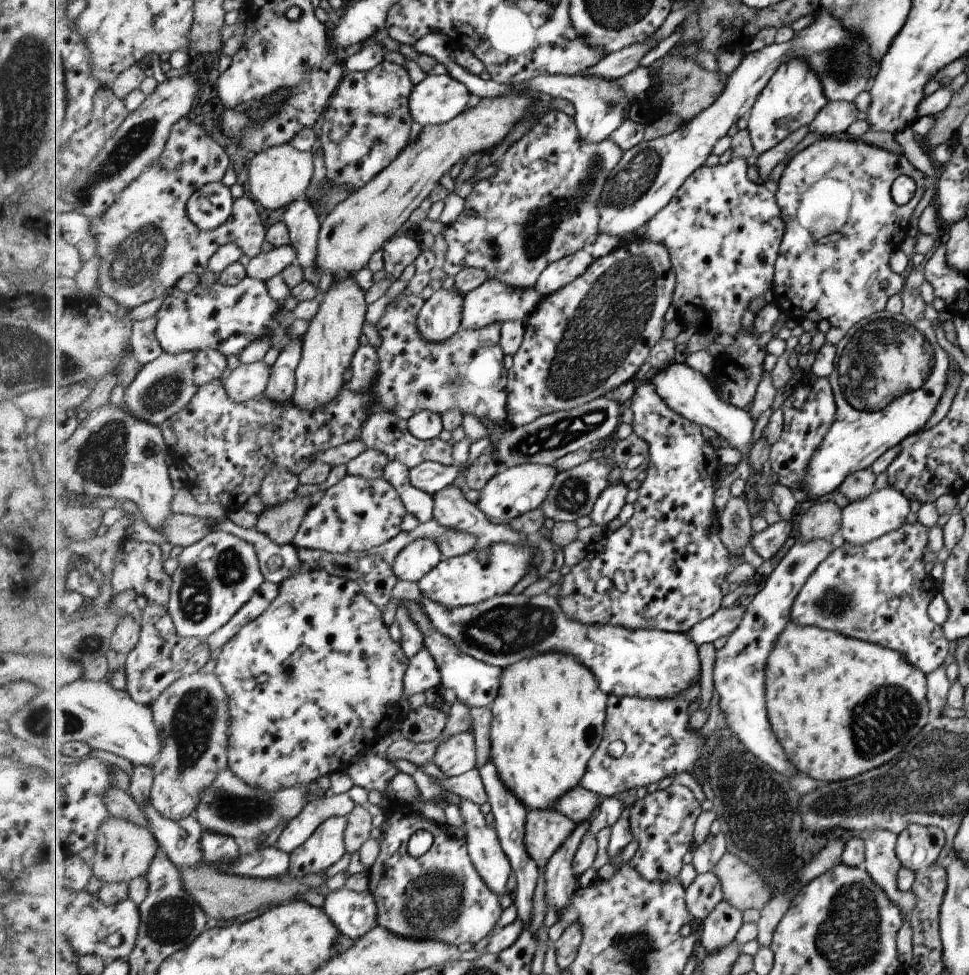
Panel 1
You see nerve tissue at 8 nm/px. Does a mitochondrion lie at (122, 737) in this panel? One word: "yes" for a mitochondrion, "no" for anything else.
no

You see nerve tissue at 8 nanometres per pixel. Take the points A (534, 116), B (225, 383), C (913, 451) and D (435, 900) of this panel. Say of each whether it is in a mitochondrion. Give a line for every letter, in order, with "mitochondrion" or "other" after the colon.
A: other
B: other
C: other
D: mitochondrion

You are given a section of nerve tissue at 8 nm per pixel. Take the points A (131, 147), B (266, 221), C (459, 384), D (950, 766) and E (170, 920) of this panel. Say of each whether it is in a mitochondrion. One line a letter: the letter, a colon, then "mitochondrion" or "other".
A: mitochondrion
B: other
C: mitochondrion
D: mitochondrion
E: mitochondrion

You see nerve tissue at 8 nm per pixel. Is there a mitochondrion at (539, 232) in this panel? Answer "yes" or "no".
yes

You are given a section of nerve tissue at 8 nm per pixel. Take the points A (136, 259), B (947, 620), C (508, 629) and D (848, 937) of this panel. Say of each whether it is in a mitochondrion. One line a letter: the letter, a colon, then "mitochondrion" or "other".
A: mitochondrion
B: other
C: mitochondrion
D: mitochondrion

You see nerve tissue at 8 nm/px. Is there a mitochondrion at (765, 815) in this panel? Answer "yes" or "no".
yes

